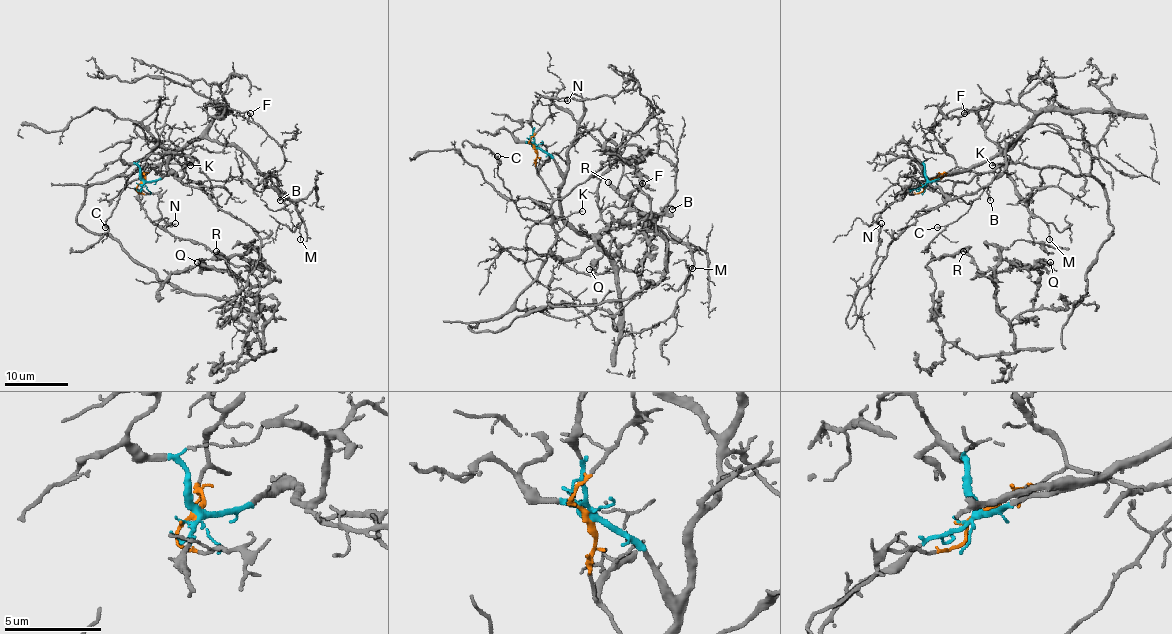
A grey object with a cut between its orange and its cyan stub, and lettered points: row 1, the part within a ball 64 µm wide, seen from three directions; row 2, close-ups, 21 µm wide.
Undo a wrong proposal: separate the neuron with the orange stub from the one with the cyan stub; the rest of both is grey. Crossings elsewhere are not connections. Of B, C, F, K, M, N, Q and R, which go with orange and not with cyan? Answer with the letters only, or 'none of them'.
C, K, Q, R

